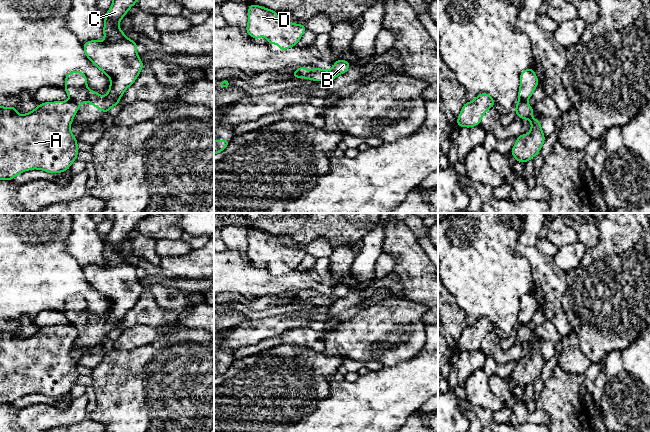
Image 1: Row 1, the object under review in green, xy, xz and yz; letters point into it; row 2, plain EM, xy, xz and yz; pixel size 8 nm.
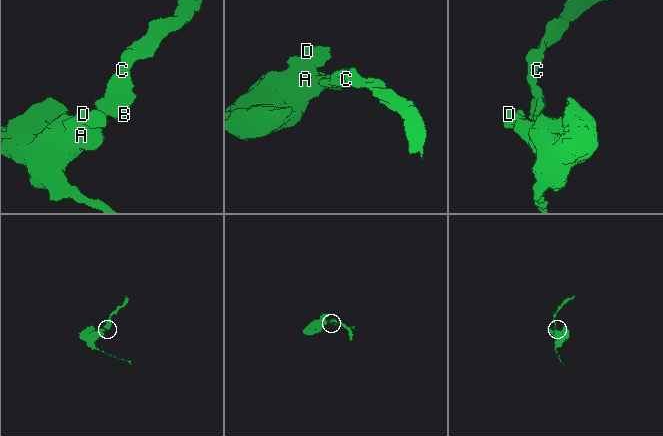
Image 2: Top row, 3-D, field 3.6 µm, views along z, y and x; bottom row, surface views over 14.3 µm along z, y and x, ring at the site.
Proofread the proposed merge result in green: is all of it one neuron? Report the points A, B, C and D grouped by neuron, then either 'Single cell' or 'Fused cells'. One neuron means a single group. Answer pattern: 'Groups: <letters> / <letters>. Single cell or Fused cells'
Groups: A D / B C. Fused cells

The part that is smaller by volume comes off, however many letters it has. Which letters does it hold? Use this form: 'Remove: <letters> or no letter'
Remove: B, C

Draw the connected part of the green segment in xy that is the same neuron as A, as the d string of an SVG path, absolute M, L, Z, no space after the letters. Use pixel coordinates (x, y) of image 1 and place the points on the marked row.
M72 100L41 103L33 111L23 115L17 114L16 106L0 106L0 180L13 180L20 173L32 169L48 173L62 173L68 170L79 153L78 140L70 130L77 110L78 107Z

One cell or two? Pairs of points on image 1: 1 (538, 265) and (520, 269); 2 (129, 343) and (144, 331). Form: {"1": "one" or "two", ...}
{"1": "two", "2": "one"}

